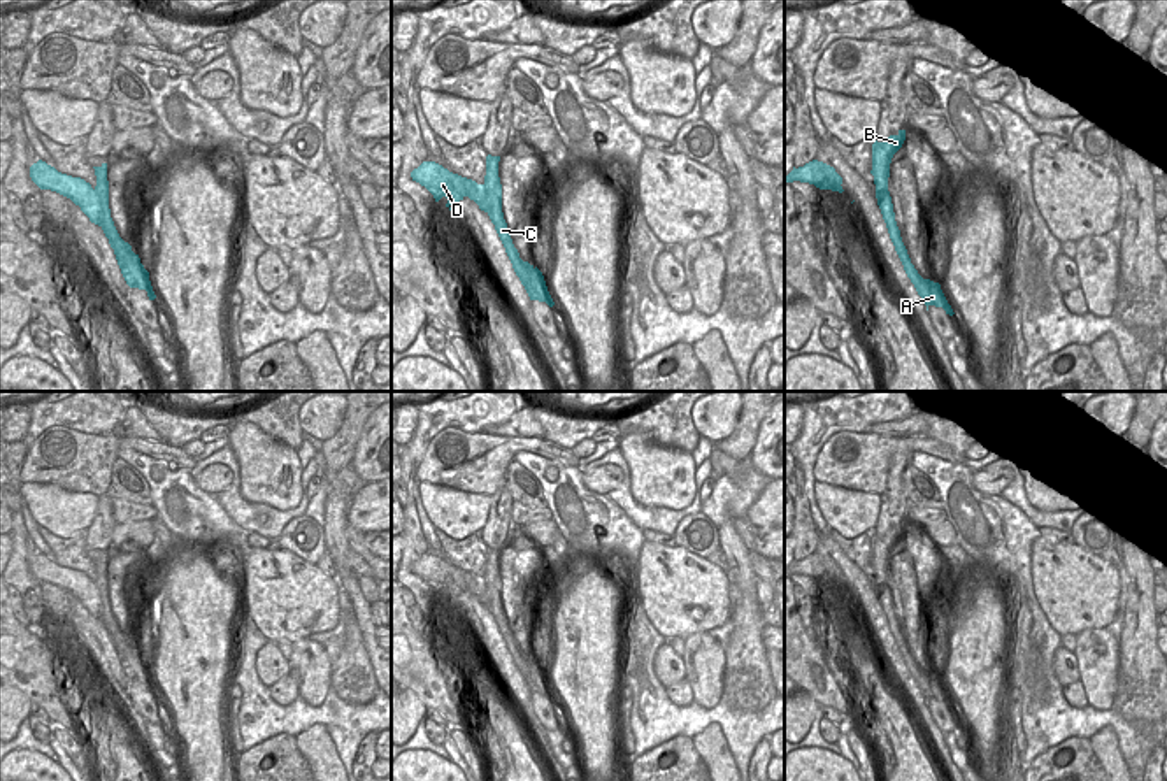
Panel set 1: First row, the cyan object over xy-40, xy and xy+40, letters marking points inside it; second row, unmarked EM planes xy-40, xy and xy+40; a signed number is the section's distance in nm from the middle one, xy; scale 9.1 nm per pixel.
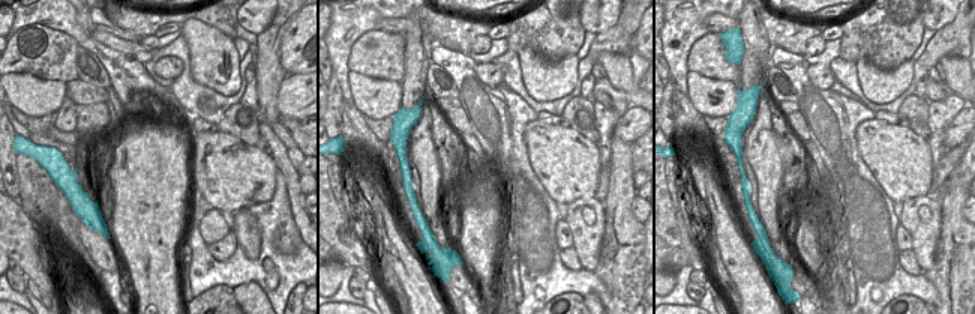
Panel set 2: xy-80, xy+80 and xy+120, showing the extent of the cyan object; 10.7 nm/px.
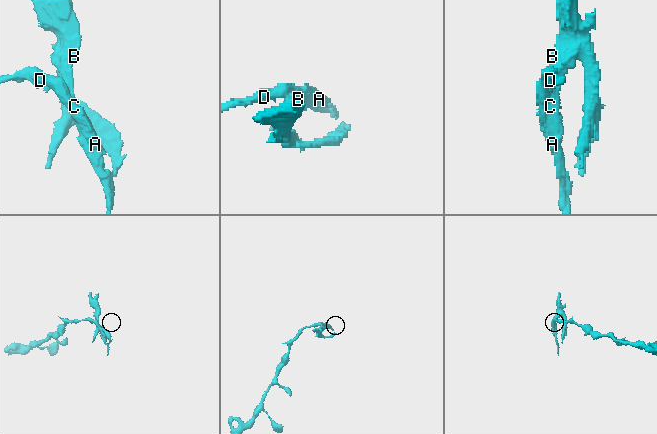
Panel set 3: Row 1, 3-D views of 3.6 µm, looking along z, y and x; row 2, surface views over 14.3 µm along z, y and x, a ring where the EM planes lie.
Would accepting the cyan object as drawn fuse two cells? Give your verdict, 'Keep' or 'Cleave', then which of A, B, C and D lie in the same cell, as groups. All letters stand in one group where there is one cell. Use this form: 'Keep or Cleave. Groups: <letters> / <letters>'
Cleave. Groups: A B C / D

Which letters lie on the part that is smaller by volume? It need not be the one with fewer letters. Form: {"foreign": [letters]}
{"foreign": ["A", "B", "C"]}

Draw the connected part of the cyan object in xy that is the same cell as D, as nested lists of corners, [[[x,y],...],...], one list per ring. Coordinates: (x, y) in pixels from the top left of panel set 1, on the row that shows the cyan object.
[[[423,161],[411,172],[412,181],[425,186],[439,202],[442,197],[447,198],[446,207],[453,211],[460,200],[469,197],[481,211],[488,212],[488,197],[484,184],[477,184],[472,179],[462,177],[449,172],[435,161]]]

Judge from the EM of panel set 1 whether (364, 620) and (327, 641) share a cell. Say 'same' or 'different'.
different

